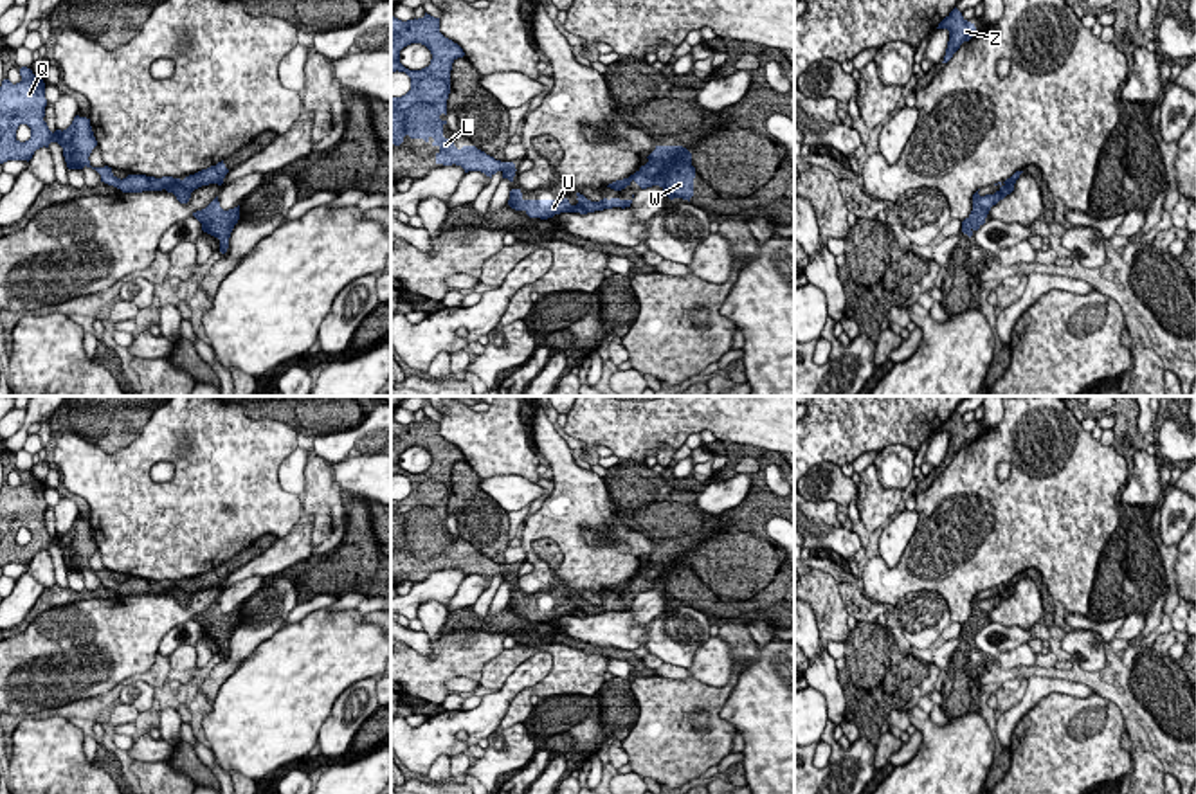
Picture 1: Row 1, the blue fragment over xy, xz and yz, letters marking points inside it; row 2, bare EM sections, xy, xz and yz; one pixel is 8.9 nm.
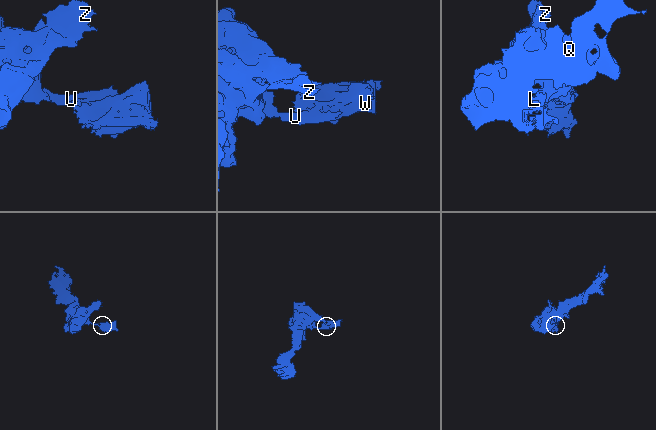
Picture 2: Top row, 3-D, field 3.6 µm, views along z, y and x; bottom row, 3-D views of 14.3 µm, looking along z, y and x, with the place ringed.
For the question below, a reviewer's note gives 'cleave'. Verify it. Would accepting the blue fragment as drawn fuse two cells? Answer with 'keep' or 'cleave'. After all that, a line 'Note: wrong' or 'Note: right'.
keep
Note: wrong

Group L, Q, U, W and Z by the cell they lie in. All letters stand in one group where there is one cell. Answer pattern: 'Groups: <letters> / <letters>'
Groups: L Q U W Z

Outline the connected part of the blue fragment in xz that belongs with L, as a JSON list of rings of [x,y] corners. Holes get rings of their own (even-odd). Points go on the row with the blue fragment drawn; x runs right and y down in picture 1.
[[[425,13],[423,18],[402,22],[391,14],[391,72],[405,72],[411,77],[411,90],[402,97],[391,97],[391,140],[400,146],[405,135],[425,142],[432,137],[432,146],[439,148],[436,164],[456,164],[465,173],[481,171],[490,178],[501,171],[503,178],[513,182],[517,171],[513,162],[495,160],[476,146],[458,149],[454,139],[443,137],[447,121],[439,115],[447,115],[450,70],[463,56],[463,49],[439,32],[439,18]],[[411,43],[421,43],[430,50],[429,67],[409,70],[400,63],[400,50]]]

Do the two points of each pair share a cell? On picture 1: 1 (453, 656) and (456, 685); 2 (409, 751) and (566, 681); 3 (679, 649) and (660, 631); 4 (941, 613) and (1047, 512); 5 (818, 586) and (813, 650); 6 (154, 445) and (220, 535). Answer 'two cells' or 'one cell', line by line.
1: two cells
2: two cells
3: one cell
4: two cells
5: two cells
6: one cell

